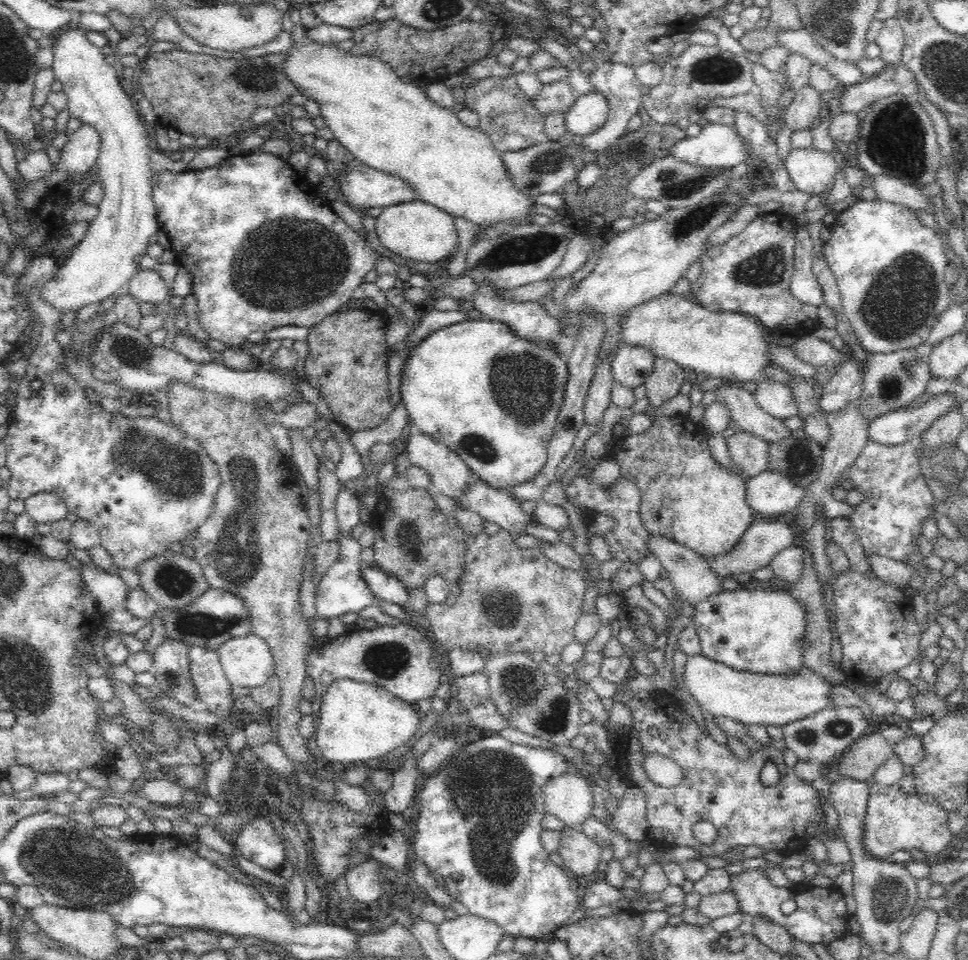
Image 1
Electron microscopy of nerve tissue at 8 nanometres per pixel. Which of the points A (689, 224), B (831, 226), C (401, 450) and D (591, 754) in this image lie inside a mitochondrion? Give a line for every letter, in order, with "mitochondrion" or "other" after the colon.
A: mitochondrion
B: other
C: other
D: other

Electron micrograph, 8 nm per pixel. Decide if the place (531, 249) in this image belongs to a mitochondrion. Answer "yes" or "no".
yes

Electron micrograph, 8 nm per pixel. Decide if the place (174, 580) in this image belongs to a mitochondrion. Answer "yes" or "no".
yes

